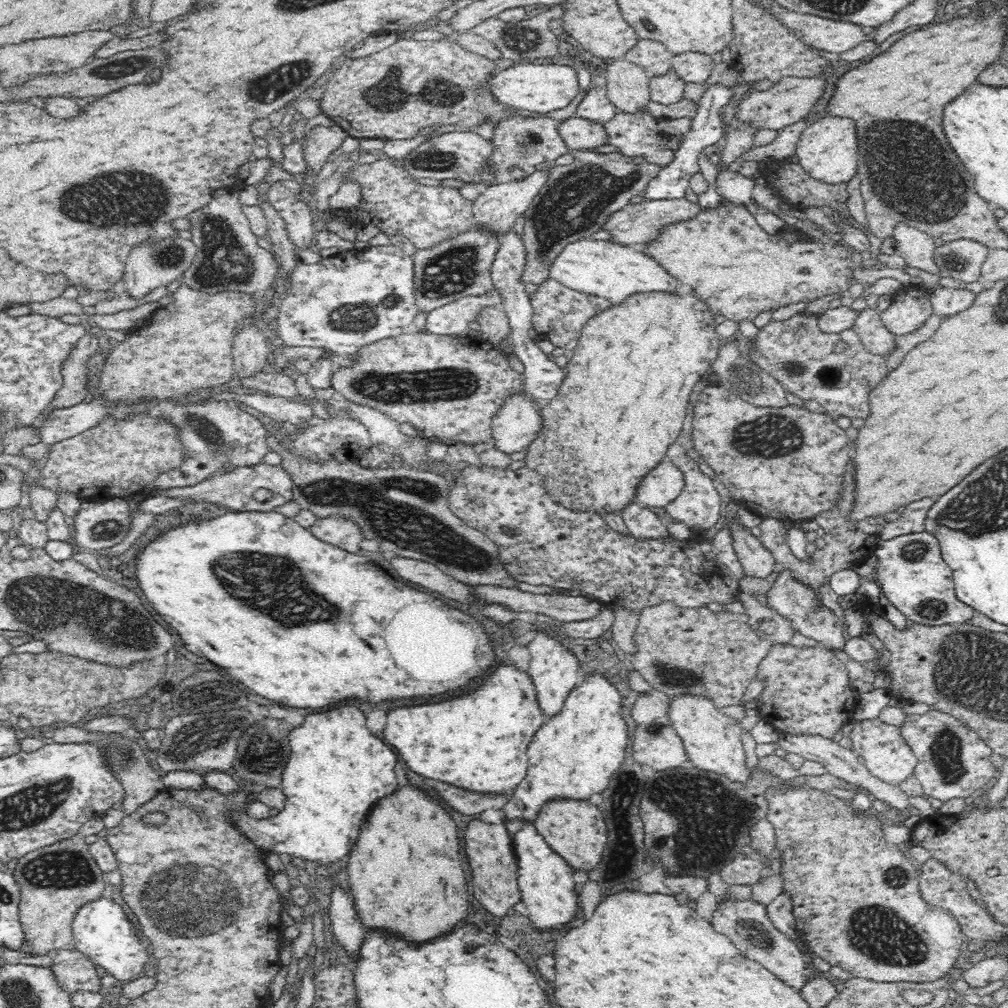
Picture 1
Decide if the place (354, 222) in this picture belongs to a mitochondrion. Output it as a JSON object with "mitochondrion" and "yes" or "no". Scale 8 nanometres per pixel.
{"mitochondrion":"no"}

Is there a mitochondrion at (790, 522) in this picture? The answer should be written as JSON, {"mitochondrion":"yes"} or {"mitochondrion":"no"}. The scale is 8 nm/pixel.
{"mitochondrion":"no"}

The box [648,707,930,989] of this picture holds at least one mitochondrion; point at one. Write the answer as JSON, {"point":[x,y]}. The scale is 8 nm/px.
{"point":[895,876]}

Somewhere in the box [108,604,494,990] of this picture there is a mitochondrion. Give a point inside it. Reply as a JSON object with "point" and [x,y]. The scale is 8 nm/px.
{"point":[180,897]}

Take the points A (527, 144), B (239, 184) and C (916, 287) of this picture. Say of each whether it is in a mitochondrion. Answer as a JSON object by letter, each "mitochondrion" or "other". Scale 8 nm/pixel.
{"A":"mitochondrion","B":"other","C":"other"}

